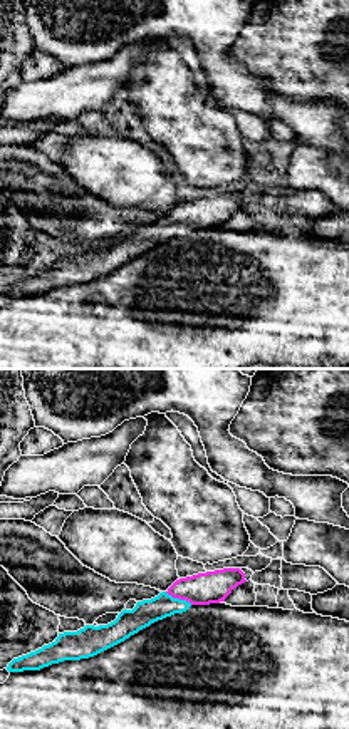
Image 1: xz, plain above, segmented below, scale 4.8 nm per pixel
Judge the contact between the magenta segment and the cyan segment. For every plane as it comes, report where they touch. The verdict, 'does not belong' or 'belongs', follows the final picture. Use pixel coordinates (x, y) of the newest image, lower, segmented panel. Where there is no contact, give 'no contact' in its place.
meets magenta at (178, 597)

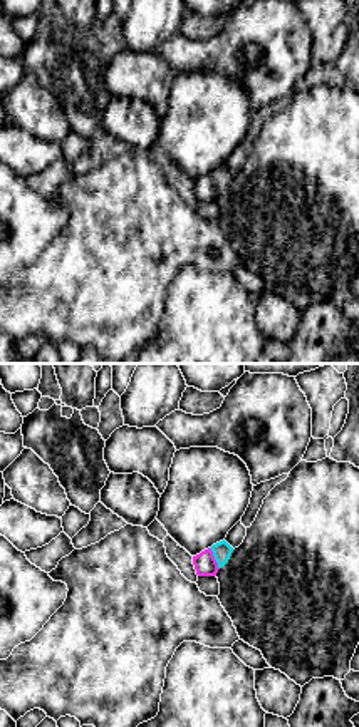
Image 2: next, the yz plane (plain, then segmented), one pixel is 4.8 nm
meets magenta at (213, 558)

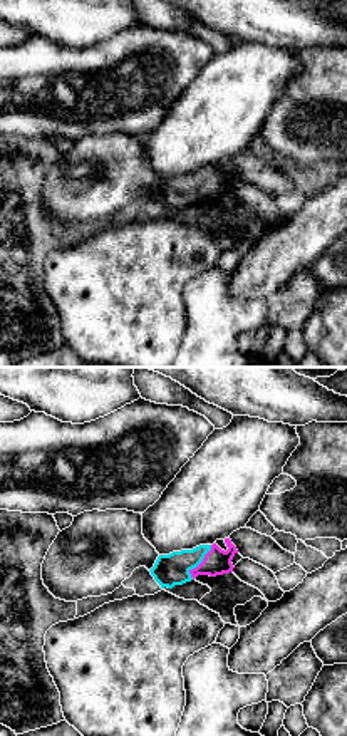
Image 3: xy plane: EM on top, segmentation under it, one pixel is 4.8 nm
meets magenta at (201, 562)

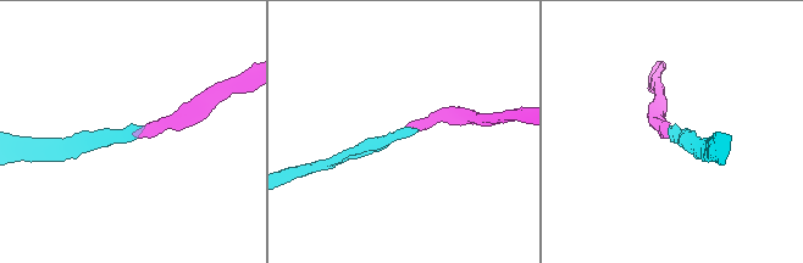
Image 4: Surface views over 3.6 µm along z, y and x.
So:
belongs

